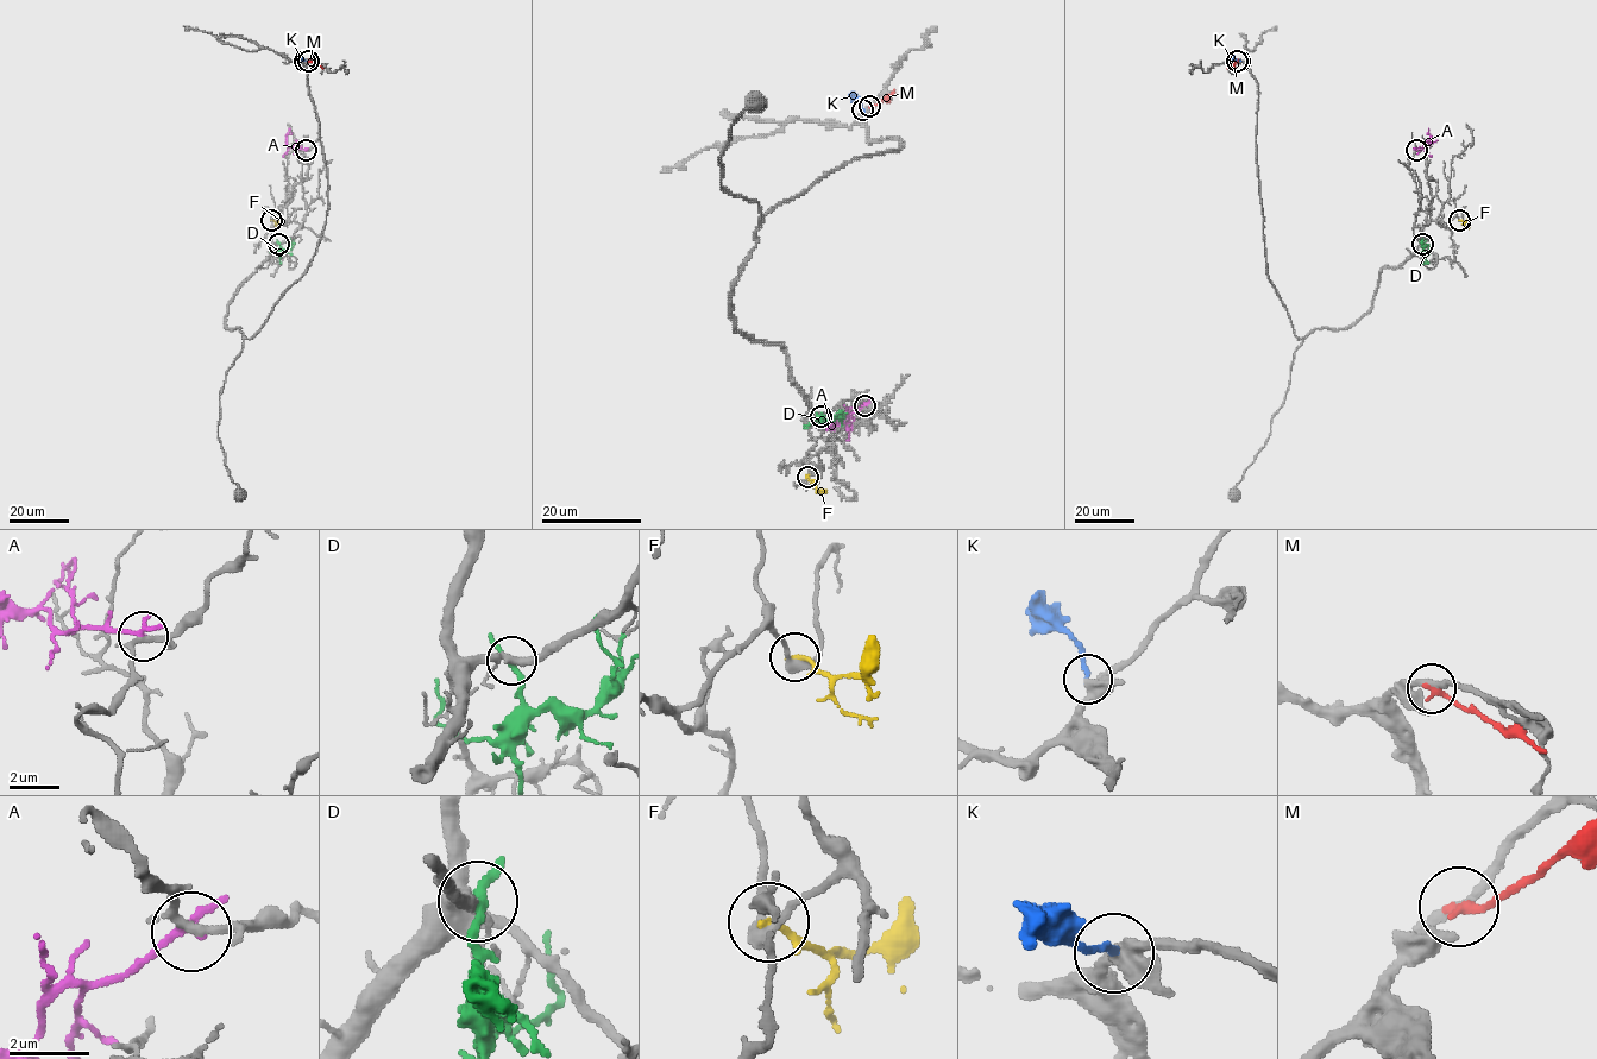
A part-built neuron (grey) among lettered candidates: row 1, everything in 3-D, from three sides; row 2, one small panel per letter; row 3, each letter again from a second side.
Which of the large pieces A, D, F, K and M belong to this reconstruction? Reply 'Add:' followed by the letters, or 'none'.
Add: K

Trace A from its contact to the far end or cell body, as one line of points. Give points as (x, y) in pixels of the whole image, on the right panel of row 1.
A: (1416, 150), (1426, 146), (1431, 136), (1428, 127)

